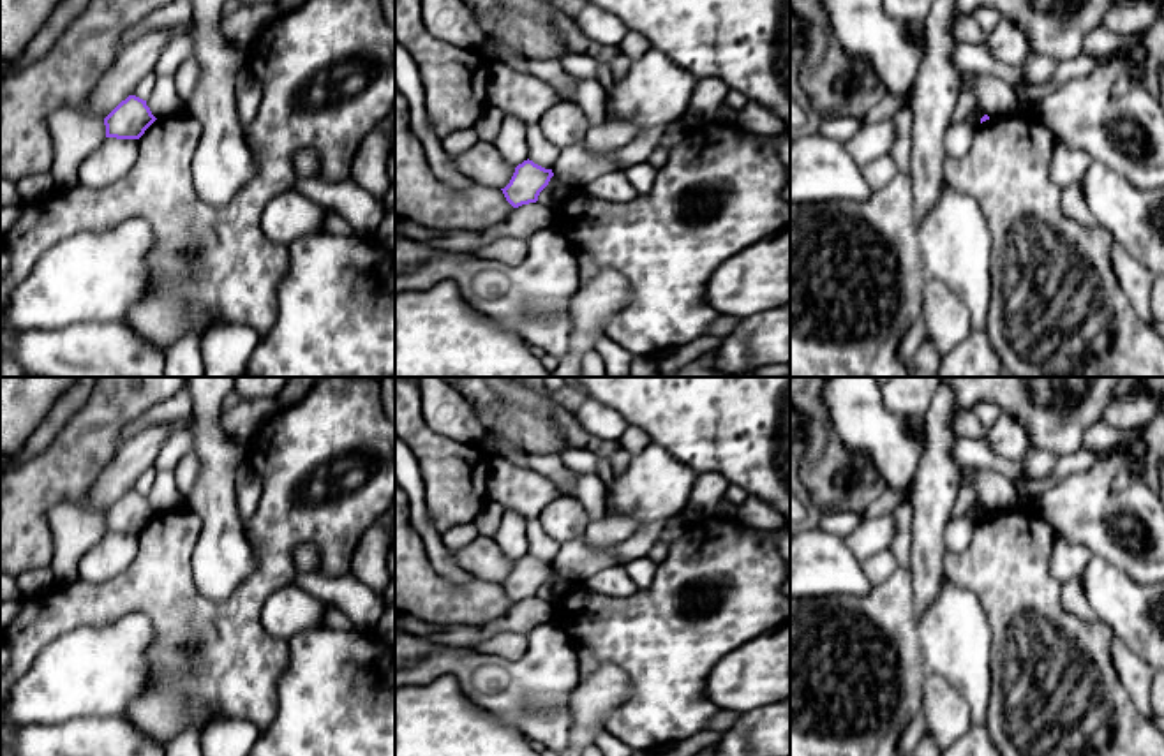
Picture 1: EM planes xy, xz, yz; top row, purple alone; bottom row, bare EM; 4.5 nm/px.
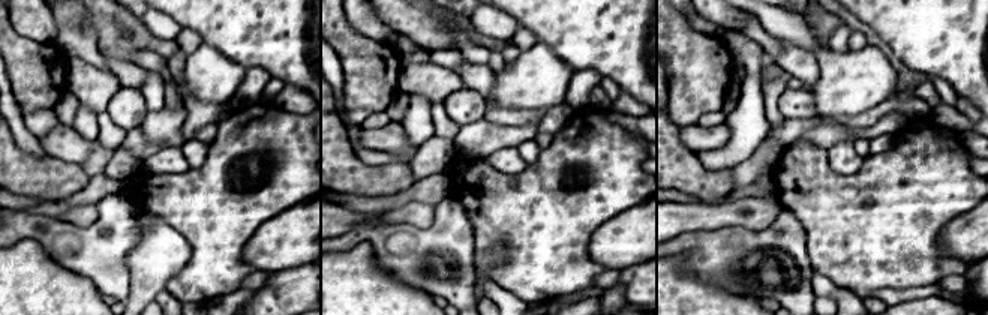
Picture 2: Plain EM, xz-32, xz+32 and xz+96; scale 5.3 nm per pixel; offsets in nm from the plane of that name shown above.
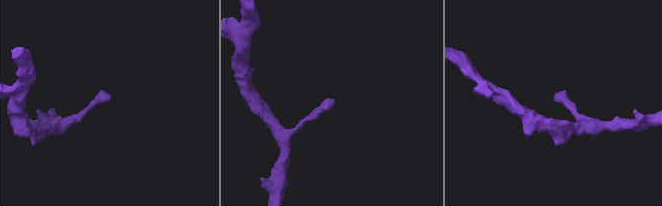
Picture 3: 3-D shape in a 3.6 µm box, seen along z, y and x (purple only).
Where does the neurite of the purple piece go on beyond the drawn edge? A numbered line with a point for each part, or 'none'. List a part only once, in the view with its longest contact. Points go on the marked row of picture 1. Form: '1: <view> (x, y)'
none

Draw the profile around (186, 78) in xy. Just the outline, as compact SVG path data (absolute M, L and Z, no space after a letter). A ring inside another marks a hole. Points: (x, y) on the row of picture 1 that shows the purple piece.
M189 58L180 63L176 72L173 74L176 93L183 102L187 102L199 81L199 65L194 62L194 58Z

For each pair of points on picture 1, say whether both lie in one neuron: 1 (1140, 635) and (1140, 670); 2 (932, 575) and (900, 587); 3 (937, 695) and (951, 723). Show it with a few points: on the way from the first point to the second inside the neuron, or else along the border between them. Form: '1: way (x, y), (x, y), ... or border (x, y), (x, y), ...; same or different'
1: border (1115, 637), (1145, 661); different
2: border (907, 570), (912, 580), (912, 615), (916, 622); different
3: way (940, 702), (947, 716); same

